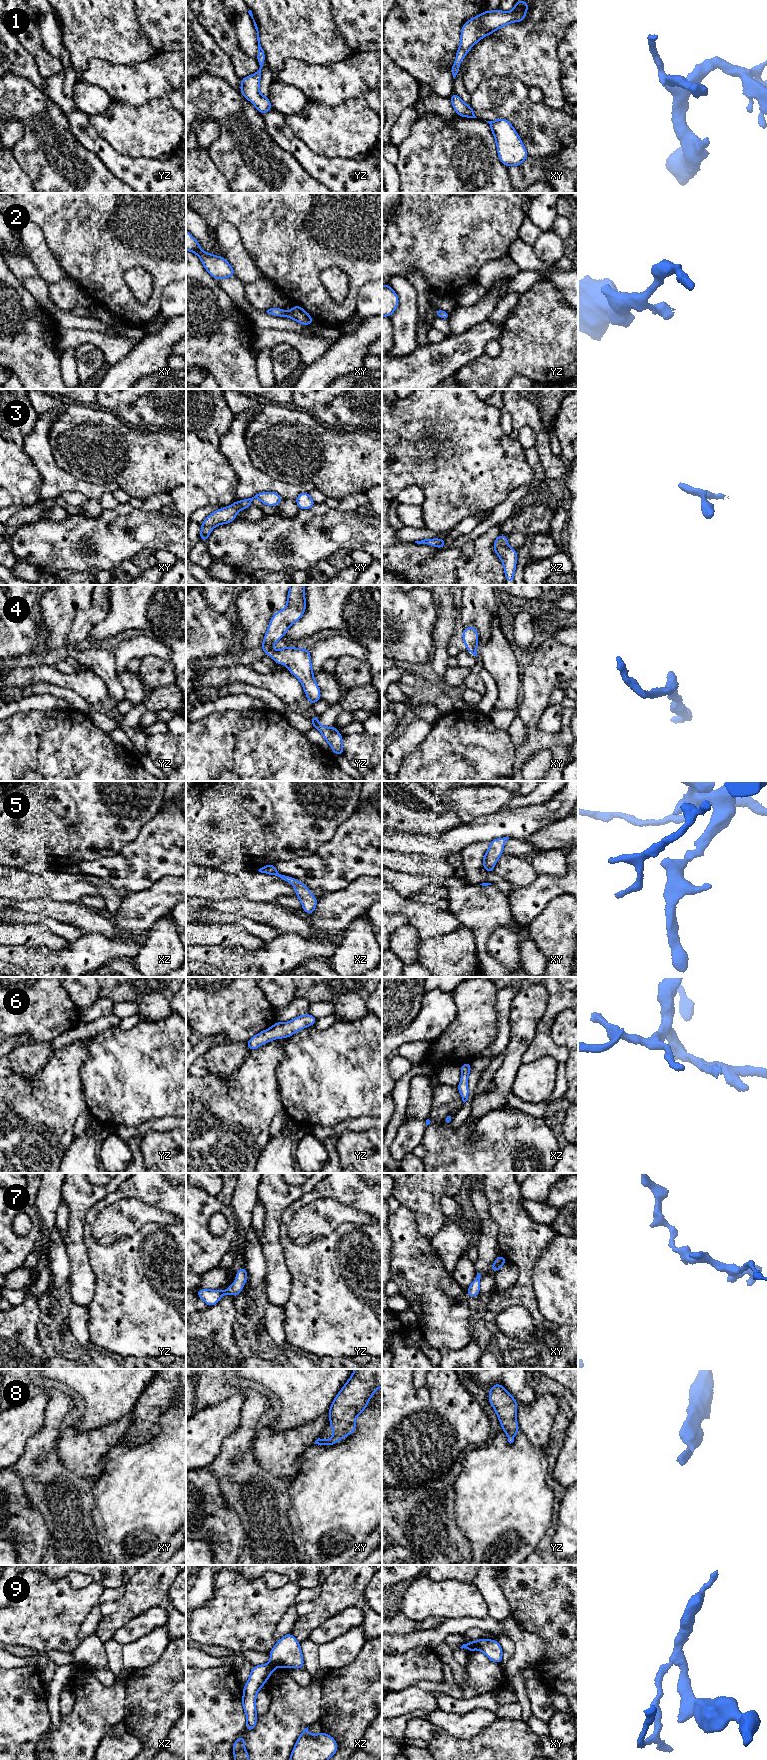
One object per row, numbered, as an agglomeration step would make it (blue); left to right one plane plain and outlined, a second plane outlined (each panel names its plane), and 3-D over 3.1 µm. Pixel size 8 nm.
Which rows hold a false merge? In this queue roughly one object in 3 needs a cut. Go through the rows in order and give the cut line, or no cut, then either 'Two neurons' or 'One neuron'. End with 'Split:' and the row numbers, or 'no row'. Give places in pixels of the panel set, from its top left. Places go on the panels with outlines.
1: No split. One neuron
2: No split. One neuron
3: No split. One neuron
4: No split. One neuron
5: No split. One neuron
6: No split. One neuron
7: No split. One neuron
8: No split. One neuron
9: Split along xz (270, 1662), (276, 1665). Two neurons
Split: 9

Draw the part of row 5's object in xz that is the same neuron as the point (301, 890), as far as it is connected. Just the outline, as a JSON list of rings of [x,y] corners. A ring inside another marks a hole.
[[[274,864],[265,865],[258,871],[265,874],[275,875],[278,877],[278,879],[292,884],[295,887],[296,896],[301,900],[302,909],[308,915],[311,915],[314,912],[317,906],[318,899],[316,899],[311,894],[311,891],[307,888],[305,884],[301,883],[293,877],[278,873]]]

